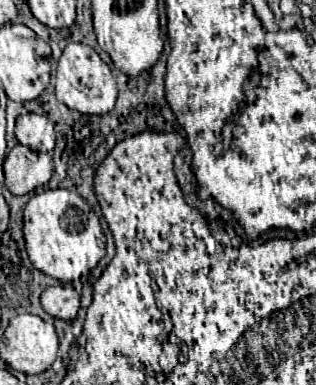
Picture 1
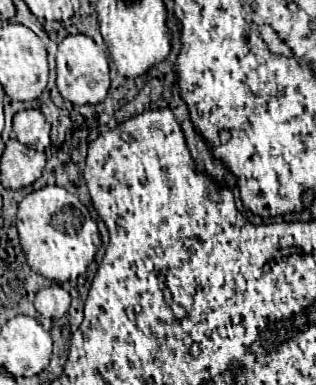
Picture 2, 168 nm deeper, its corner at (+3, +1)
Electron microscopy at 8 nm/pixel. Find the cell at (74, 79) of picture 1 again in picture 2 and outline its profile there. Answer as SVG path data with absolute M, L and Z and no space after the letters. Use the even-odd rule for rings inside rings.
M69 35L57 49L57 89L73 105L99 105L109 93L109 63L103 49L87 35Z

